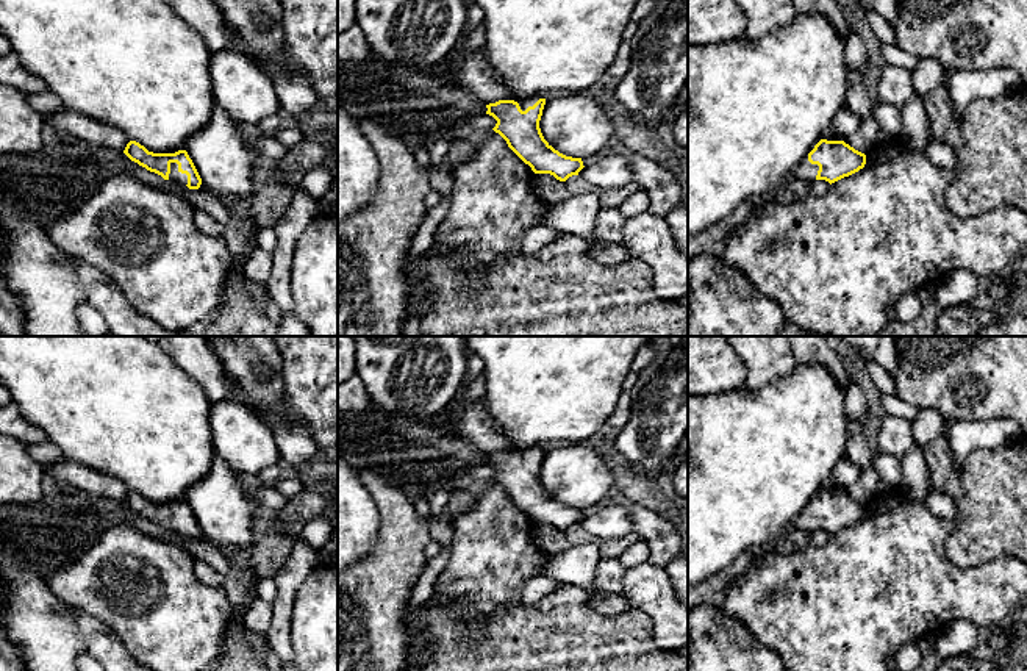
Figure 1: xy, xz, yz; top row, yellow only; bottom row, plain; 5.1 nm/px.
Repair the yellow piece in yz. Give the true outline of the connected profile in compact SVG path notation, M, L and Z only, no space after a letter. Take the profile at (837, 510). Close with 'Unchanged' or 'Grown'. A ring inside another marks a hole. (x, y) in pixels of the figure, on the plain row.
M821 490L814 499L793 519L791 527L813 533L825 530L830 535L849 527L866 515L866 505L844 491Z. Grown

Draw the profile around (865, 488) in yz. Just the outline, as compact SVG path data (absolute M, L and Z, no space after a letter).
M871 466L864 469L860 475L860 479L850 485L849 488L843 488L836 485L832 479L822 485L821 490L827 491L844 491L855 501L866 504L871 497L877 494L877 486L880 483L880 475L877 471Z

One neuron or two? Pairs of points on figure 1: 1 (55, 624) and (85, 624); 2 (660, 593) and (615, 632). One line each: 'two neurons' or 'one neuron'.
1: two neurons
2: two neurons

